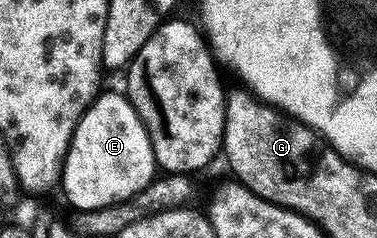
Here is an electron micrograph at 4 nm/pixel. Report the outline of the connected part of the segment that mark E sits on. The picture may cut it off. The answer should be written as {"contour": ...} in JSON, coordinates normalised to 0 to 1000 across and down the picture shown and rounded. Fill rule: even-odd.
{"contour":[[[324,387],[263,391],[249,433],[218,475],[218,496],[202,521],[196,567],[186,580],[186,626],[178,630],[164,685],[159,798],[175,811],[178,840],[191,857],[188,870],[196,882],[255,882],[297,866],[361,824],[361,807],[379,798],[395,765],[408,761],[411,744],[414,685],[398,576],[345,416]]]}

